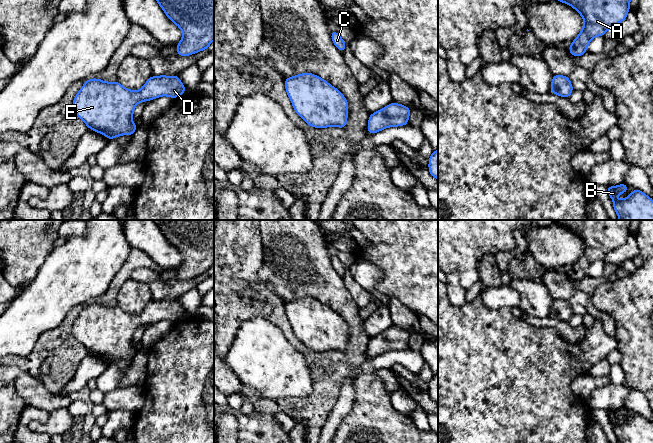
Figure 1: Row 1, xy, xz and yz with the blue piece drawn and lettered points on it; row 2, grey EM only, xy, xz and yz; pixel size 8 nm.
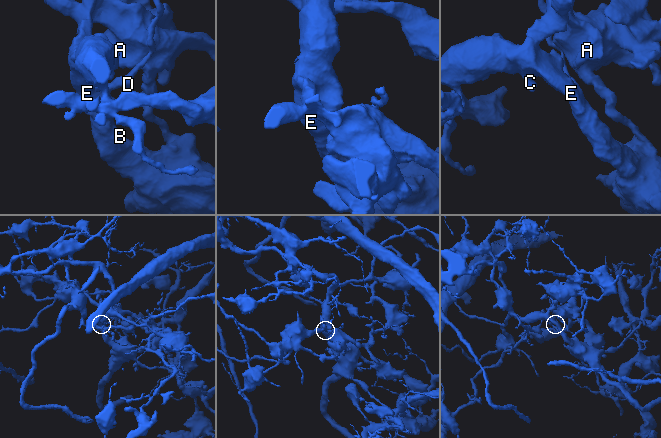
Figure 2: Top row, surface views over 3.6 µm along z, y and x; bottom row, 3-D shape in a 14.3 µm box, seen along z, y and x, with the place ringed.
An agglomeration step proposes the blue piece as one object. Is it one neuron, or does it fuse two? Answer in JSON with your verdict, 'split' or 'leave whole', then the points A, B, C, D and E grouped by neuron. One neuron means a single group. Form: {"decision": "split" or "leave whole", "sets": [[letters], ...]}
{"decision": "split", "sets": [["A", "D"], ["B", "C", "E"]]}

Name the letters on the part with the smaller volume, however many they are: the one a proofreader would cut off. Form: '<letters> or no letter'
A, D

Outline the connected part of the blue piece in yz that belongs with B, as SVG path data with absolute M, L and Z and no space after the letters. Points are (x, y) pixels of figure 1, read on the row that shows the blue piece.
M625 183L614 187L607 185L607 189L619 220L653 220L653 200L651 197L634 189L629 197L616 200L615 196L626 192L628 185Z

